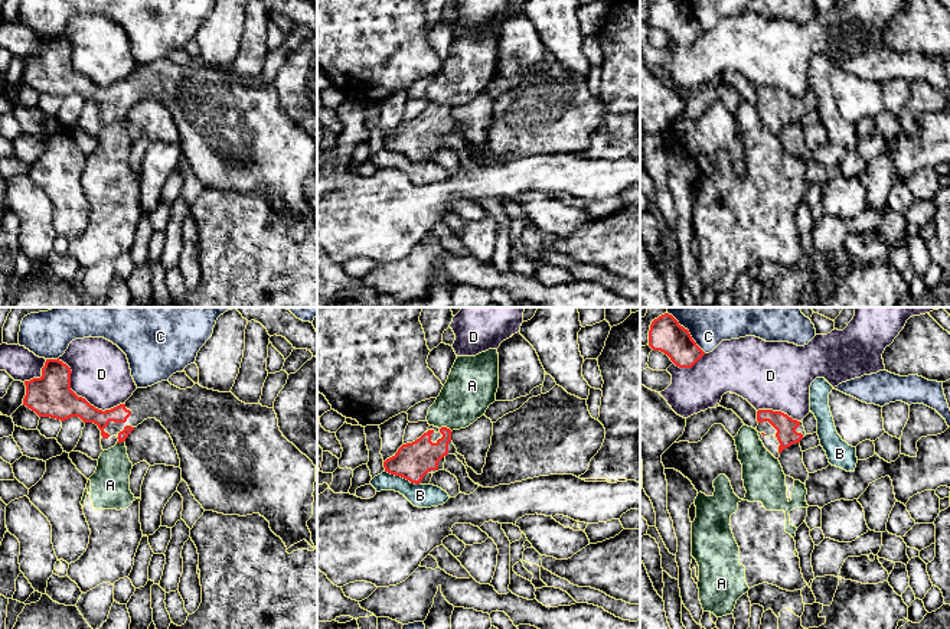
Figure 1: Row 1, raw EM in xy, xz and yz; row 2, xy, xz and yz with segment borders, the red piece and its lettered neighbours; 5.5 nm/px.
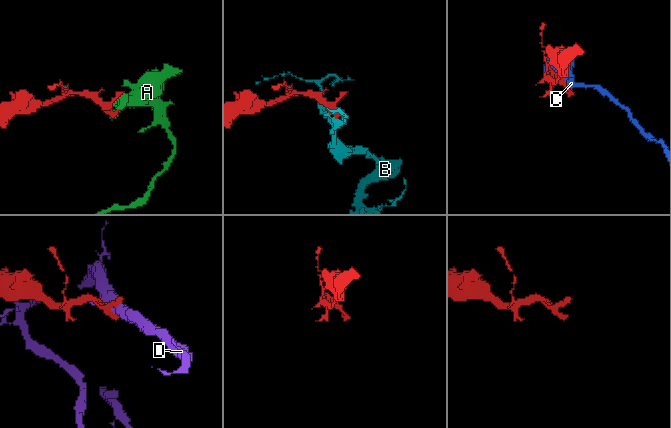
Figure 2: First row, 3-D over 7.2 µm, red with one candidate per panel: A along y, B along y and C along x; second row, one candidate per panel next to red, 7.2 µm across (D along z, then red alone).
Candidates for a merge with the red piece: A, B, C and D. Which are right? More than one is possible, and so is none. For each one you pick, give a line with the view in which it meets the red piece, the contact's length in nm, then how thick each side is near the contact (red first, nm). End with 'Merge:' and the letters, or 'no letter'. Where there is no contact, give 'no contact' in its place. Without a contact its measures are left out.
Merge: no letter

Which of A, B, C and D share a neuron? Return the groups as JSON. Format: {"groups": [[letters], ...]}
{"groups": [["A"], ["B"], ["C"], ["D"]]}

